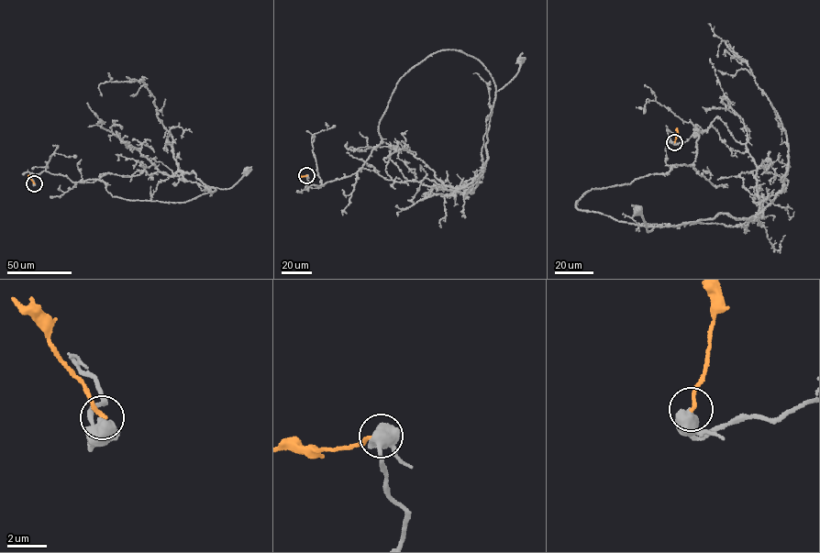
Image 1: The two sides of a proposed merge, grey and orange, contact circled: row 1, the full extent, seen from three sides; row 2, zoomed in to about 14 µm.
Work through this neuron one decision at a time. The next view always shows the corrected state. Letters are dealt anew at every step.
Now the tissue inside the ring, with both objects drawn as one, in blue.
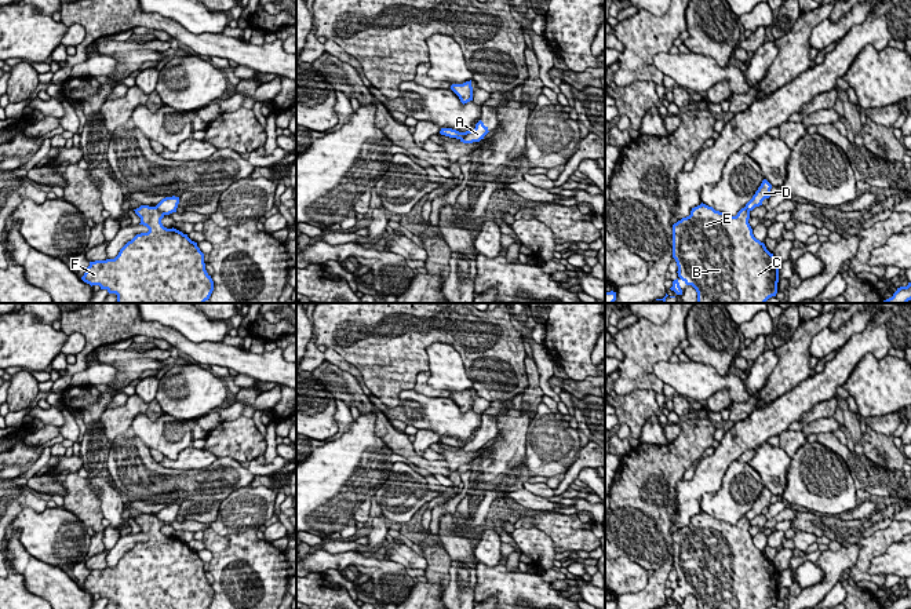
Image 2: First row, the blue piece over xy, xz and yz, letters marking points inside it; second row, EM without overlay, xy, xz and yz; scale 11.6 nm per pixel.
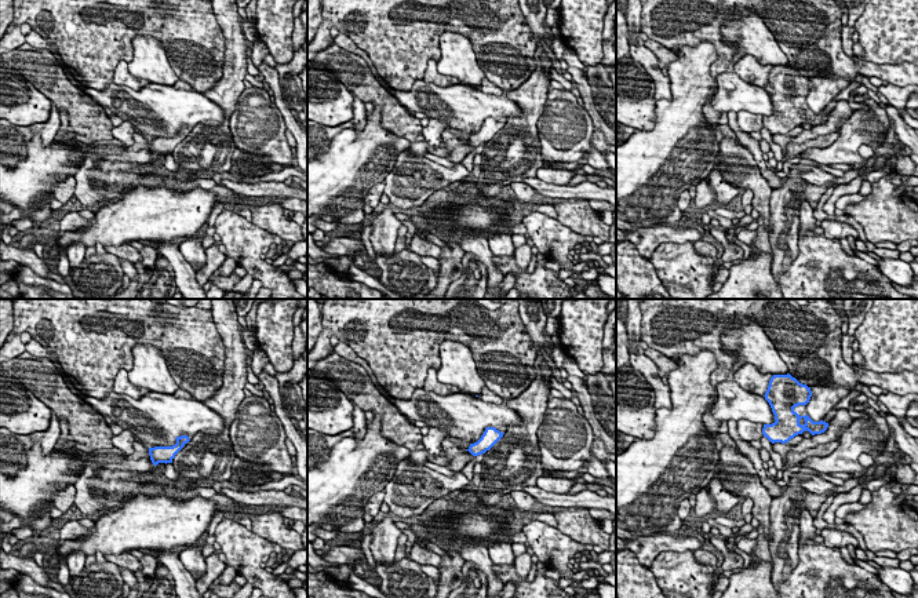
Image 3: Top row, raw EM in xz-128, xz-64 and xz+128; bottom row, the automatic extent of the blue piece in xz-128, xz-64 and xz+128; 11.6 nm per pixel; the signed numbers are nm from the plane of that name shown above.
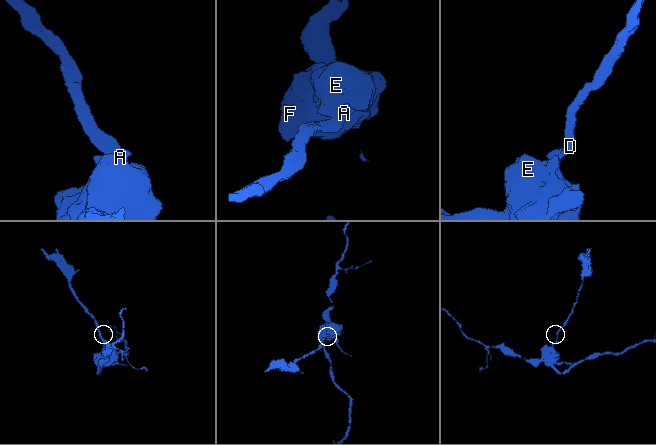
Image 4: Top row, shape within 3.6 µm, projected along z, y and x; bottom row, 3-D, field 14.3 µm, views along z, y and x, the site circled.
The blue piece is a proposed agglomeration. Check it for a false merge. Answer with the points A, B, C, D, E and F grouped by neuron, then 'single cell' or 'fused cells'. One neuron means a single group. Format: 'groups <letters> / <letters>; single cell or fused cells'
groups A D / B C E F; fused cells

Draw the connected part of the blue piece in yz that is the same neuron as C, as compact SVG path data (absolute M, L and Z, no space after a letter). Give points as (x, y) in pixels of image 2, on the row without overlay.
M700 513L695 517L692 517L690 524L686 526L682 526L677 532L673 533L673 566L677 570L678 575L678 587L673 590L673 595L670 597L677 603L682 603L682 598L679 595L678 588L681 587L686 594L692 594L697 601L697 609L768 609L772 605L776 605L777 602L777 591L779 591L779 572L775 568L773 562L770 562L765 553L757 548L753 543L753 537L748 532L750 528L750 519L746 517L741 517L736 525L730 525L728 522L715 519L713 515L708 515L706 513Z

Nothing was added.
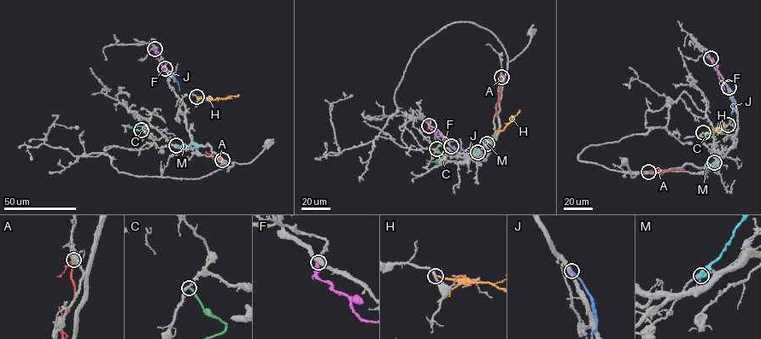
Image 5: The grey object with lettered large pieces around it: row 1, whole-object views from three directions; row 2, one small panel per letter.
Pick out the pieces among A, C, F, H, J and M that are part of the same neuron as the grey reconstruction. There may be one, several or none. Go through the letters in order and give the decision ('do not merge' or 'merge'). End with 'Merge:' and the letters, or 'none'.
A: do not merge
C: do not merge
F: do not merge
H: do not merge
J: do not merge
M: do not merge
Merge: none

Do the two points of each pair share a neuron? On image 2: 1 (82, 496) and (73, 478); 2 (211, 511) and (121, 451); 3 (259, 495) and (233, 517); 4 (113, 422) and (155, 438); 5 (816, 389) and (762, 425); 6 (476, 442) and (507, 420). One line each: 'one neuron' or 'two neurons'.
1: one neuron
2: two neurons
3: one neuron
4: two neurons
5: one neuron
6: two neurons

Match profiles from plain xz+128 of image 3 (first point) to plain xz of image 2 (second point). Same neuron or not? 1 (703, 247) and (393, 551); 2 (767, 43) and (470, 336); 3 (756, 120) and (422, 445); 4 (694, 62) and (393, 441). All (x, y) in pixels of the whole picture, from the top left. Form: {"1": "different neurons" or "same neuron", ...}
{"1": "different neurons", "2": "different neurons", "3": "same neuron", "4": "different neurons"}

